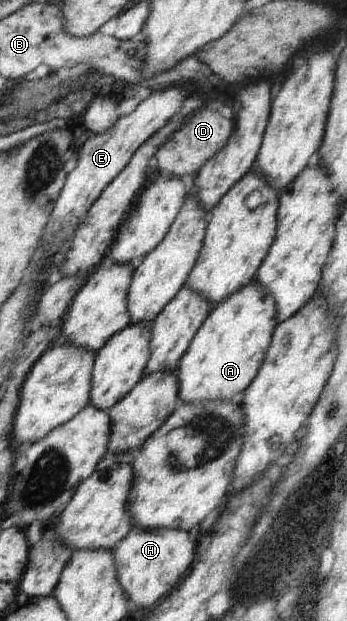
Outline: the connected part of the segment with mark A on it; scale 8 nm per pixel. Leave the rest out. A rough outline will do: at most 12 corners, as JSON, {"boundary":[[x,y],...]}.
{"boundary":[[254,278],[208,312],[180,360],[181,402],[234,400],[277,323]]}

